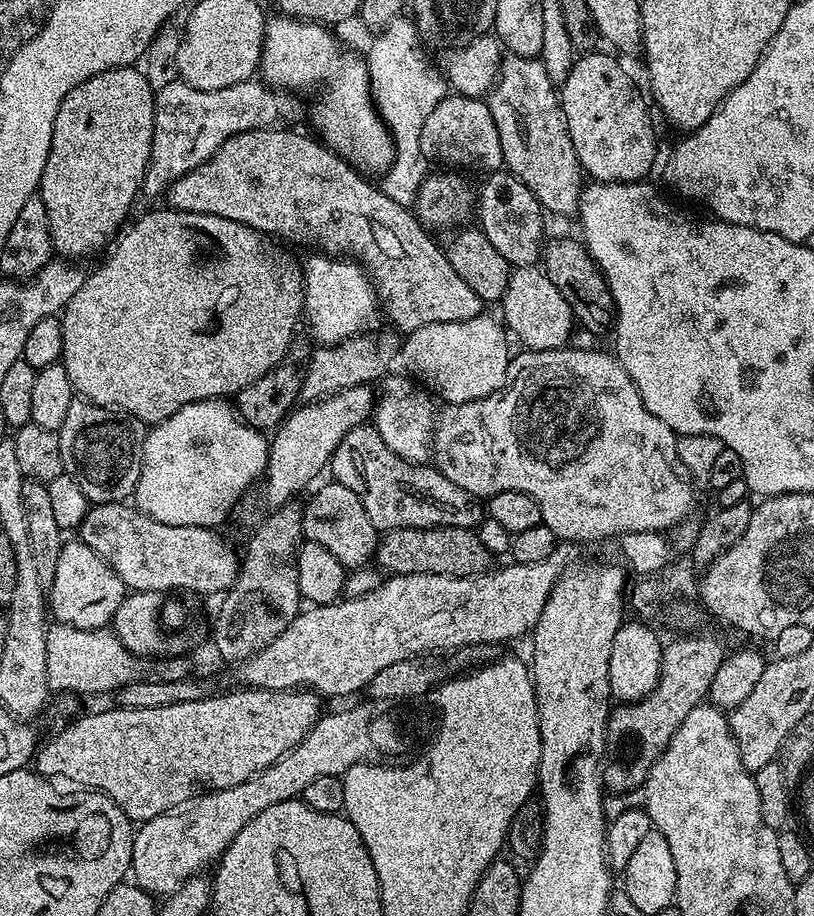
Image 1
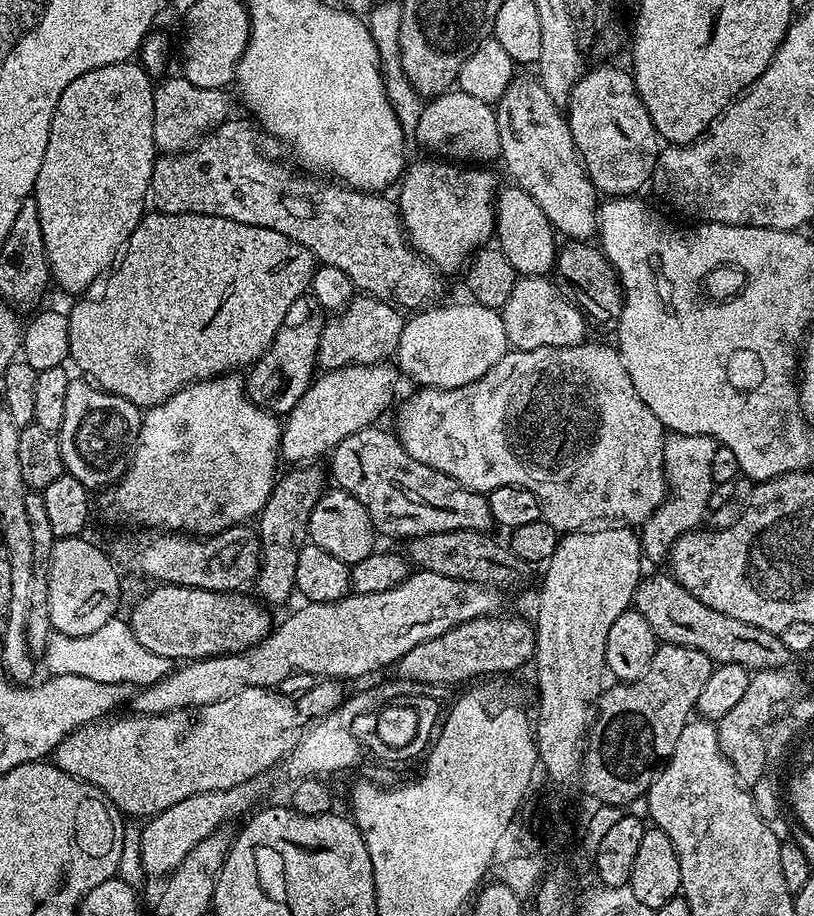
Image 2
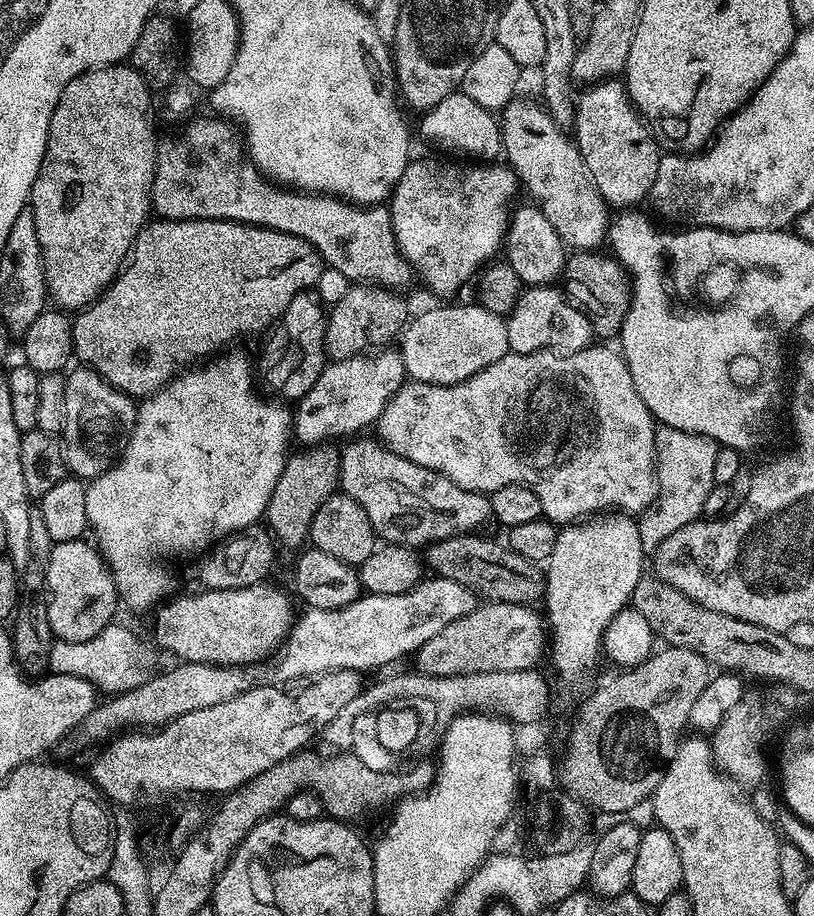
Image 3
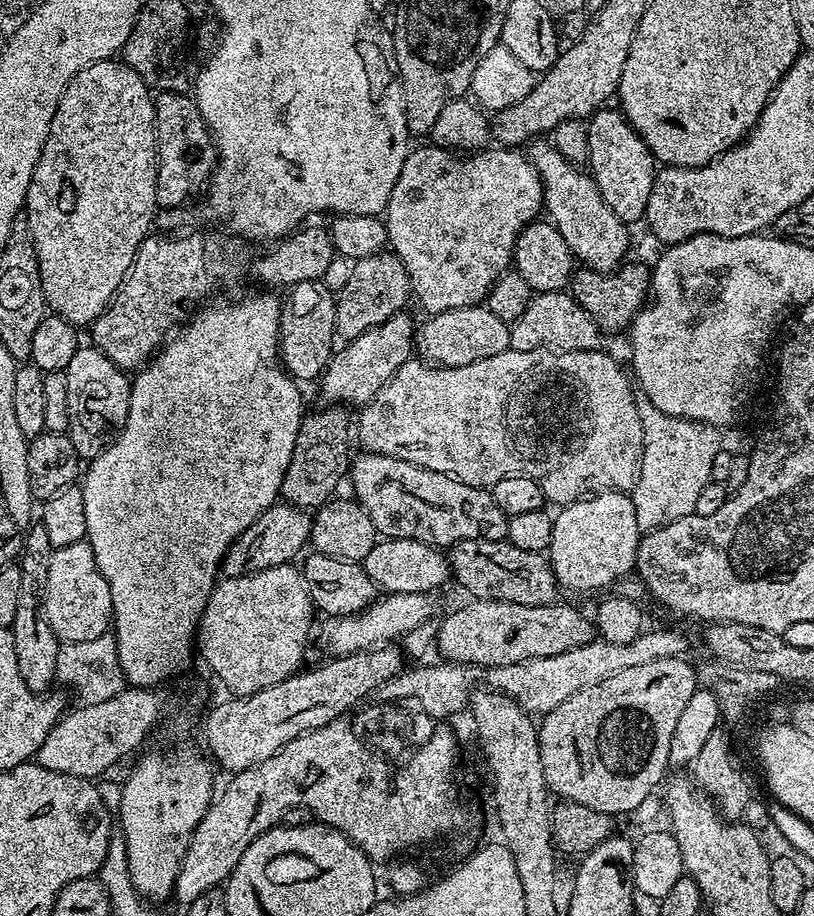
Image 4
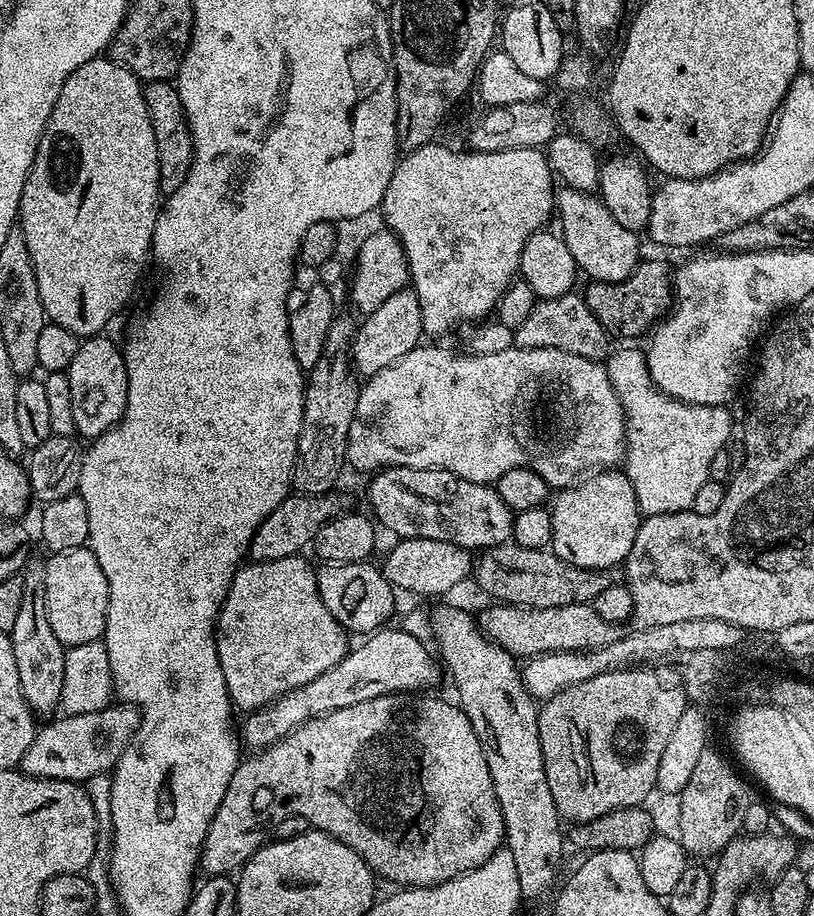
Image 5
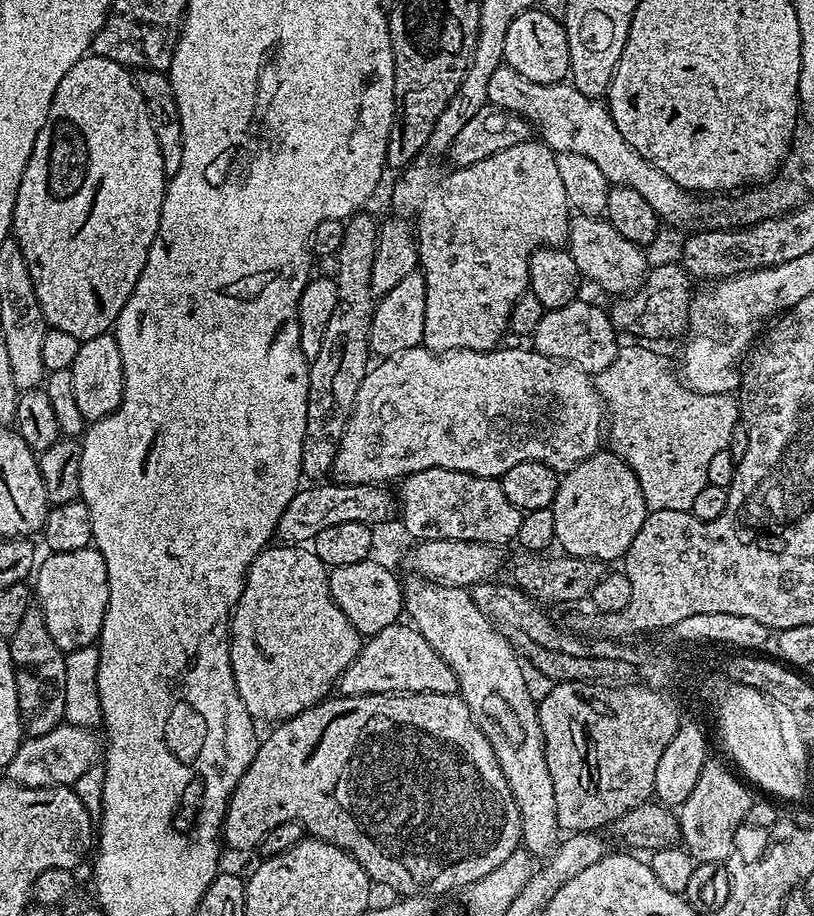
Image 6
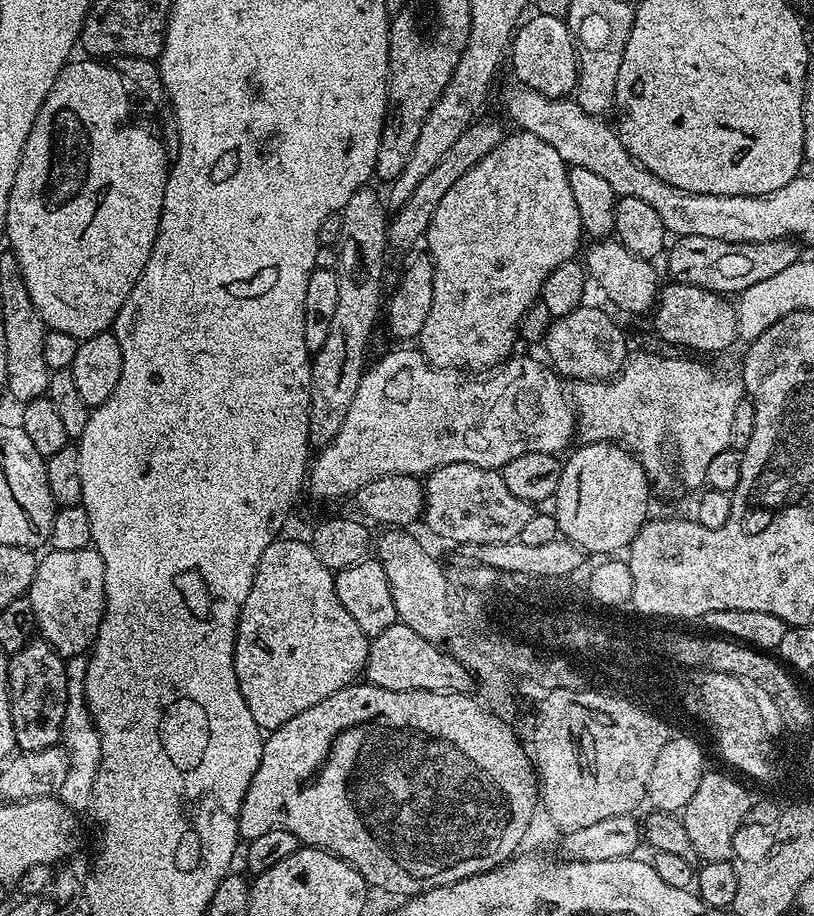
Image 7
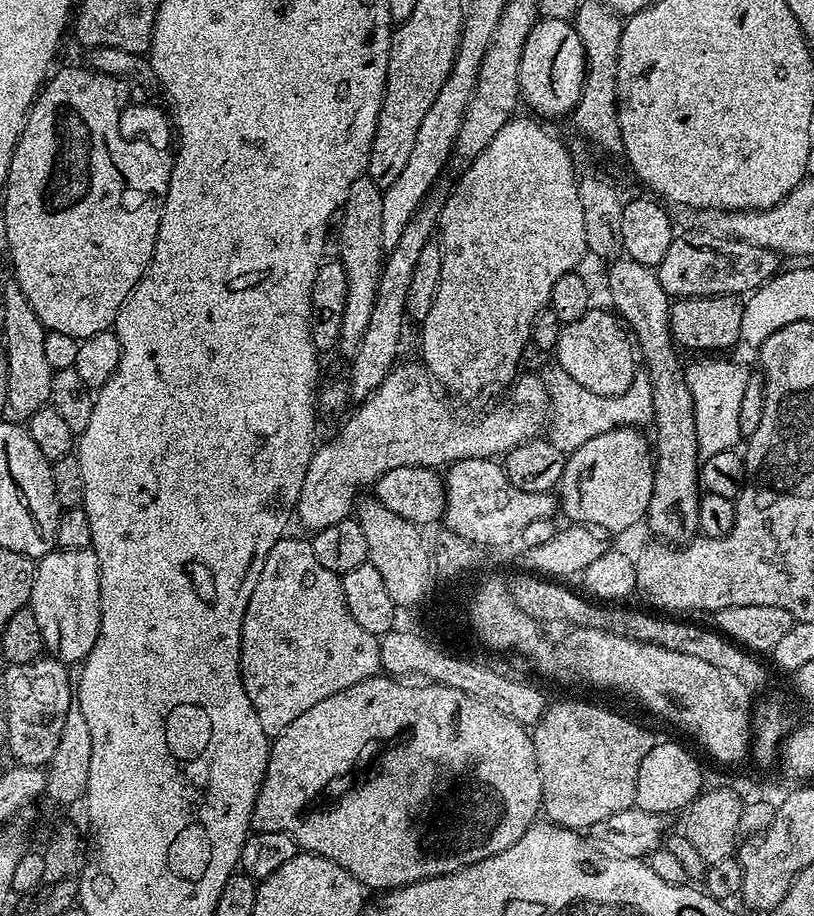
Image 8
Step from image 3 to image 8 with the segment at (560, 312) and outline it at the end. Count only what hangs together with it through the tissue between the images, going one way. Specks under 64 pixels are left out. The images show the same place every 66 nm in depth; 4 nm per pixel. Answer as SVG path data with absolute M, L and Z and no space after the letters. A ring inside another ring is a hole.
M590 310L582 314L578 322L561 327L554 349L555 363L566 370L566 374L570 374L578 386L586 386L586 390L594 390L594 394L617 396L627 390L638 374L638 360L634 355L629 329L611 311L596 311Z

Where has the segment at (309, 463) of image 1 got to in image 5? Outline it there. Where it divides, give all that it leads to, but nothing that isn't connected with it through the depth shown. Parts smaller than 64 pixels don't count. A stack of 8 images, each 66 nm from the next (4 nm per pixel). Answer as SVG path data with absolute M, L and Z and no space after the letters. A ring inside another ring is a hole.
M411 287L398 290L398 294L388 298L378 310L367 313L359 321L350 357L355 371L367 378L378 374L380 370L386 370L386 366L398 362L403 356L410 354L410 350L417 348L421 343L420 336L424 335L422 306L418 306L418 294Z

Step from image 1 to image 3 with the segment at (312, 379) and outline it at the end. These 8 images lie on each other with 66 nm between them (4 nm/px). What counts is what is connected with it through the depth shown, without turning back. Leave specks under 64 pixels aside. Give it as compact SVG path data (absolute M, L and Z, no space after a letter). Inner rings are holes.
M356 282L345 287L342 298L335 301L328 312L324 343L327 355L332 360L345 360L375 346L387 345L384 344L387 340L395 341L410 320L408 304L398 293L400 292L376 282Z

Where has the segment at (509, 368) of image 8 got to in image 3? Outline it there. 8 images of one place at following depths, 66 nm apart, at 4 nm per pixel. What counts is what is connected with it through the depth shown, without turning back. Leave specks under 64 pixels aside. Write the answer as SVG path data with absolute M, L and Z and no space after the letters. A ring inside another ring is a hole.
M444 158L448 160L416 160L413 159L407 166L406 170L402 170L402 178L398 178L398 182L396 183L395 188L392 189L392 194L390 197L390 211L392 214L392 229L394 230L394 238L396 239L396 247L400 249L400 255L404 257L405 260L408 261L411 271L413 273L416 272L420 275L420 280L425 284L426 287L429 288L430 291L433 292L436 296L452 296L456 291L459 290L460 287L463 286L464 283L467 282L468 279L475 277L477 273L481 271L489 262L495 261L497 259L496 251L499 253L501 251L502 245L508 234L508 226L510 223L510 209L513 207L512 199L516 196L516 184L518 188L518 177L516 172L510 167L507 163L504 162L457 162L452 158Z

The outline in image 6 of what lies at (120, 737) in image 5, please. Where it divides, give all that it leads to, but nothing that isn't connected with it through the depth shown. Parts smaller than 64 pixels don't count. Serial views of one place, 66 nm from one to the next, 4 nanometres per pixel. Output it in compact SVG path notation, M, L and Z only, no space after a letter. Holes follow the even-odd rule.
M61 722L50 734L28 736L18 746L6 769L7 779L27 788L66 788L74 786L86 770L97 767L102 756L102 740L91 728Z

